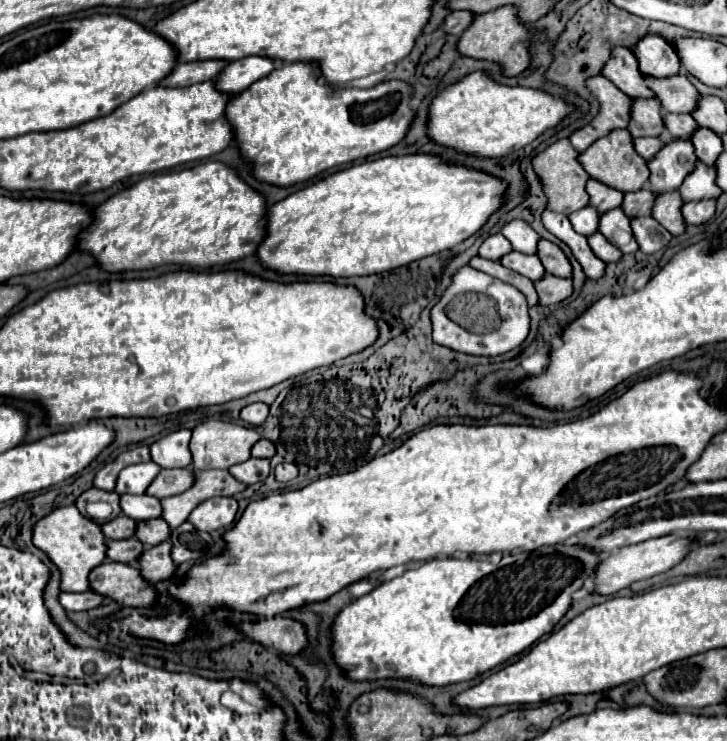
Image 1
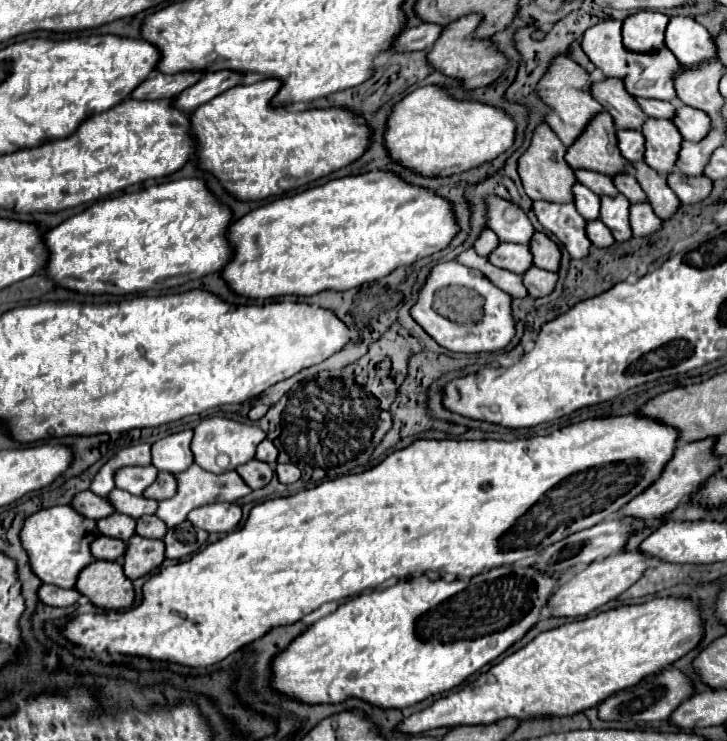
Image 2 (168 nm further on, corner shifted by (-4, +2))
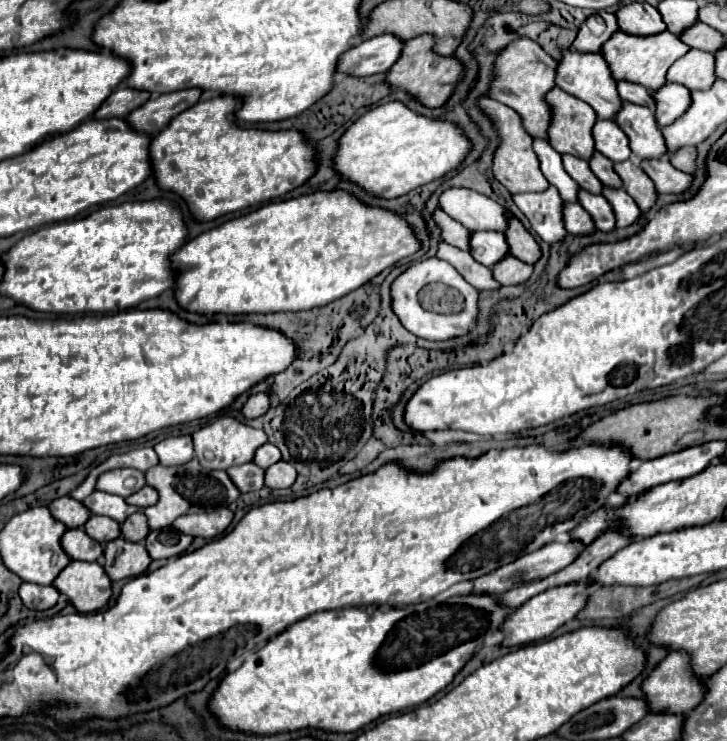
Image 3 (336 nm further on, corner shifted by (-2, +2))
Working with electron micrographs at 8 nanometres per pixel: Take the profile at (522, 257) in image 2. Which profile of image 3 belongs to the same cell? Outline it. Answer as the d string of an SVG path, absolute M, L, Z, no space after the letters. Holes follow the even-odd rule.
M470 231L470 255L478 263L492 267L502 255L508 255L506 239L498 231Z

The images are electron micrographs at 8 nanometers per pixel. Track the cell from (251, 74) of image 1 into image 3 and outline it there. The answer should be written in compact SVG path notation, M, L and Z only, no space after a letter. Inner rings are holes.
M184 89L176 93L166 93L166 95L154 95L142 107L134 109L126 117L126 121L130 121L130 127L134 127L134 131L158 133L170 123L172 117L192 107L194 103L198 103L200 97L202 97L200 89Z

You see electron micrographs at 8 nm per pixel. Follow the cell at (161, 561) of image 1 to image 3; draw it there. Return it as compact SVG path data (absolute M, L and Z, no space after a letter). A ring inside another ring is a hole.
M122 537L104 545L104 571L112 581L142 575L150 565L150 555L142 543L130 543Z

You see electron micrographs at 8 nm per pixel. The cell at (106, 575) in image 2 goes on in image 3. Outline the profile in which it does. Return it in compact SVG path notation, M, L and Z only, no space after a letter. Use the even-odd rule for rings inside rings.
M70 561L64 571L54 579L52 583L62 595L68 597L68 601L76 607L78 613L94 613L98 609L102 609L110 595L112 595L112 589L110 589L110 579L106 575L106 571L102 569L100 563L86 563L86 561Z

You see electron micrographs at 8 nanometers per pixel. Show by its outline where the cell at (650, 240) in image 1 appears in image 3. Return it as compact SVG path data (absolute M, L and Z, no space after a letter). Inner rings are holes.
M602 187L600 195L610 203L610 207L614 209L614 217L616 217L616 227L628 227L632 225L638 215L640 209L638 205L630 199L630 195L626 195L622 189L614 189L614 187Z

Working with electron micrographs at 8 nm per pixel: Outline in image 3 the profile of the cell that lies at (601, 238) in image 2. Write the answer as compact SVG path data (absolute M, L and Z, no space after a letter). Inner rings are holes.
M564 201L562 221L564 221L566 231L574 233L574 235L584 235L584 233L594 231L594 223L590 223L590 215L586 215L586 211L582 211L582 207L578 207L578 203Z

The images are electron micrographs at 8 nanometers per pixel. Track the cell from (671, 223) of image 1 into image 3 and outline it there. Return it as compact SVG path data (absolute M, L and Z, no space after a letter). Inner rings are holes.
M630 161L614 163L614 171L622 179L622 189L636 201L640 211L650 211L656 201L656 191L654 191L654 183L646 179L644 171Z

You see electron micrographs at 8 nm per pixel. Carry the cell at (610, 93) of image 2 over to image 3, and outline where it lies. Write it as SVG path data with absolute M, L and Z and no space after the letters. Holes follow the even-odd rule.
M562 49L562 57L556 65L554 83L566 93L586 101L598 113L600 119L614 119L614 115L618 113L618 107L622 105L622 99L616 91L616 81L610 77L606 61L598 53L580 53L574 49Z

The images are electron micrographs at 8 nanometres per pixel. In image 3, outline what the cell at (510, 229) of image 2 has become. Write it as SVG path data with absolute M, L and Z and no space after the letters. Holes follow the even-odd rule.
M446 189L438 197L438 205L466 229L502 231L502 227L506 227L506 209L494 199L484 197L472 189Z

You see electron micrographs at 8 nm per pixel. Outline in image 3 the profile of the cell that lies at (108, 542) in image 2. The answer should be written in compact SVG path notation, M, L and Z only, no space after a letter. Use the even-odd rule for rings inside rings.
M68 529L60 537L60 545L72 561L98 561L102 557L102 545L94 543L82 529Z

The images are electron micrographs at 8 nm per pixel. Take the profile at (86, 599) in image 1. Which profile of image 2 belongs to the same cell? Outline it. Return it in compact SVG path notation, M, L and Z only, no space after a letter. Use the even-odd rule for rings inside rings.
M42 585L40 587L40 601L52 607L70 607L80 599L80 593L76 589L62 589L54 585Z

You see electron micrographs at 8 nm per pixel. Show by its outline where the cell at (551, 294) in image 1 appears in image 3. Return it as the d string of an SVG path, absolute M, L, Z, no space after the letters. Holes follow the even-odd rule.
M506 255L492 267L492 275L500 285L514 285L524 283L532 275L532 265L514 259L514 255Z

